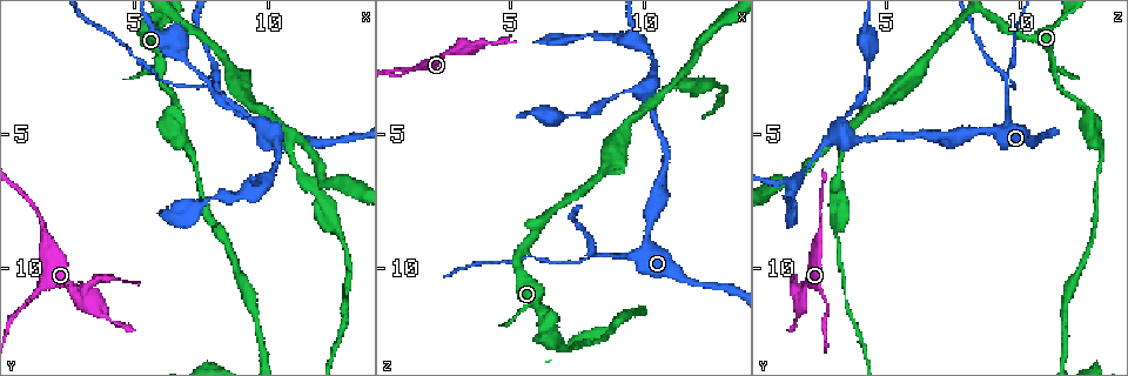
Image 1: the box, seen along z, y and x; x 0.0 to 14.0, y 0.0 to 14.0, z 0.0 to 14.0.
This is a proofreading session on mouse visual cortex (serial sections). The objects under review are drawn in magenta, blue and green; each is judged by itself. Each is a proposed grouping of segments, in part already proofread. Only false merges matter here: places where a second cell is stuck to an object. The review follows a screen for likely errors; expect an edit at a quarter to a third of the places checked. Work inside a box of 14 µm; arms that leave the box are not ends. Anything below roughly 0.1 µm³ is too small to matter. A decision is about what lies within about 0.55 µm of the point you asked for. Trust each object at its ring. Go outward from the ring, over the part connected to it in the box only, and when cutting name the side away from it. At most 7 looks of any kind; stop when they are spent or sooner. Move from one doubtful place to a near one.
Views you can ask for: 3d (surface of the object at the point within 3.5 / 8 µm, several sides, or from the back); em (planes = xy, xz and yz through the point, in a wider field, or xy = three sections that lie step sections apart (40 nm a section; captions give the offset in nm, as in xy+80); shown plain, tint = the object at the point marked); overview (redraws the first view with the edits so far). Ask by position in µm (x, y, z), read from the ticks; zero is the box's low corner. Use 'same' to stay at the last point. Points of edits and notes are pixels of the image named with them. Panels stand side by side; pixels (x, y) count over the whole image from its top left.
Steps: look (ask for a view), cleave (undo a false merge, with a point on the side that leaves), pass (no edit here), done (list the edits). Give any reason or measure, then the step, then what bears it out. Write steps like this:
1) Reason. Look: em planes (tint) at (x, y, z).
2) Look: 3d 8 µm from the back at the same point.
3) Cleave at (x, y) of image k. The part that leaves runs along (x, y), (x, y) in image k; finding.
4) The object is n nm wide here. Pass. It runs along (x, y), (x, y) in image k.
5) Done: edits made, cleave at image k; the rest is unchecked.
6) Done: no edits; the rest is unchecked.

Thick turns thin. Look: 3d 3.5 µm at (3.1, 11.2, 1.8).

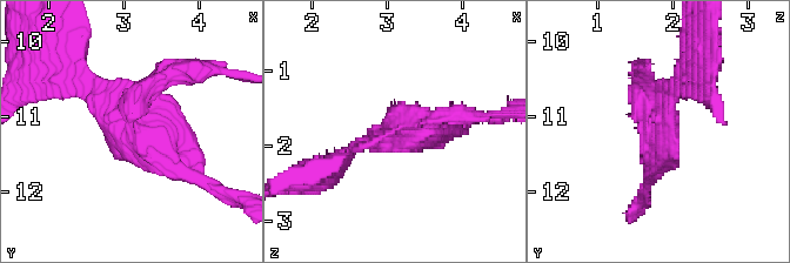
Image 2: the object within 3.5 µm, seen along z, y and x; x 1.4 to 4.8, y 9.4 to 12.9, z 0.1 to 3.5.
Look: em xy step 5 (tint) at (3.15, 11.10, 1.85).

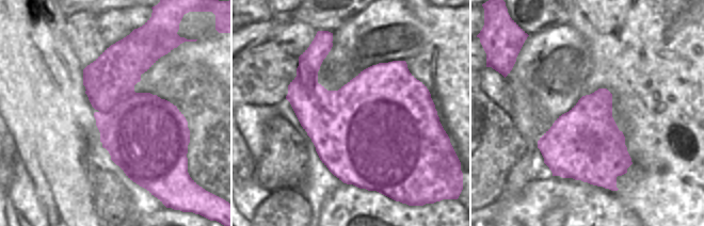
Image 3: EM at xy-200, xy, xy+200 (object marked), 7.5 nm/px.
Cleave at (181, 62) of image 2. The part that leaves runs along (138, 110), (174, 67), (232, 71) in image 2; a second cell is stuck on.

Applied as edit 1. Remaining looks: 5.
Calibre changes. Look: 3d 3.5 µm from the back at (1.4, 10.9, 2.6).

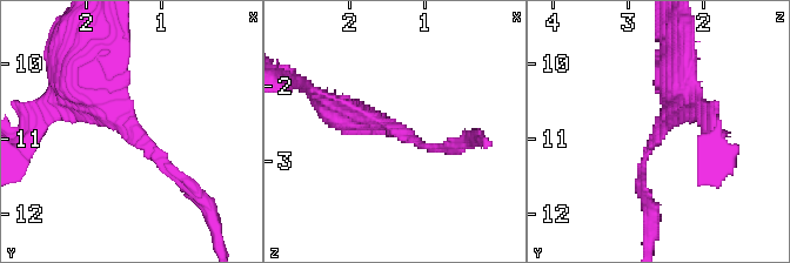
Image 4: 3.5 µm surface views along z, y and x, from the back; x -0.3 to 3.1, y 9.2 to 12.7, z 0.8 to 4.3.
Need the tissue. Look: em xy step 3 (plain) at (1.40, 10.90, 2.60).

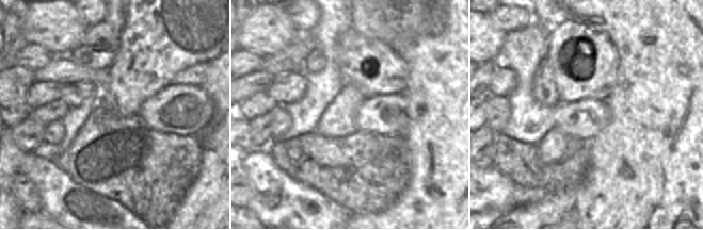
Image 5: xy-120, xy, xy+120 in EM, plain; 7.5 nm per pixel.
With the object marked. Look: em xy step 3 (tint) at the same point.

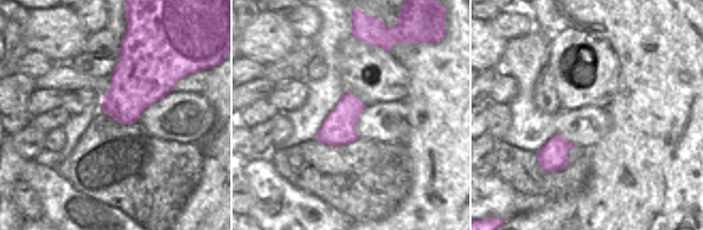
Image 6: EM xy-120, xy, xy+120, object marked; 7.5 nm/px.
Pass. It runs along (75, 75), (185, 183) in image 4; continuous, no second cell.

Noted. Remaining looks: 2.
Three arms meet. Look: 3d 8 µm at (8.1, 3.3, 9.5).

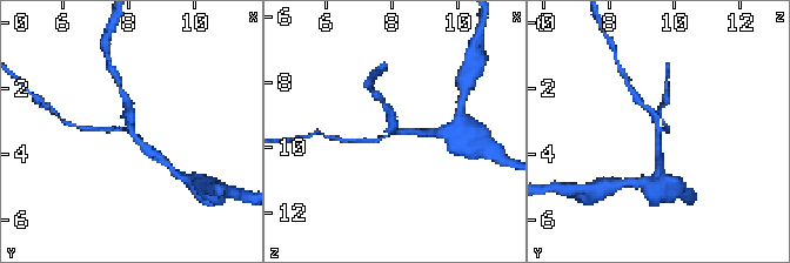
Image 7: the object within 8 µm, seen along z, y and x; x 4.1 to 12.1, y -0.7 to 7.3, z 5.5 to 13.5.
3 arms meet here; the arms are 150, 200, 200 nm wide. Look: em planes (tint) at (8.1, 3.3, 9.5).

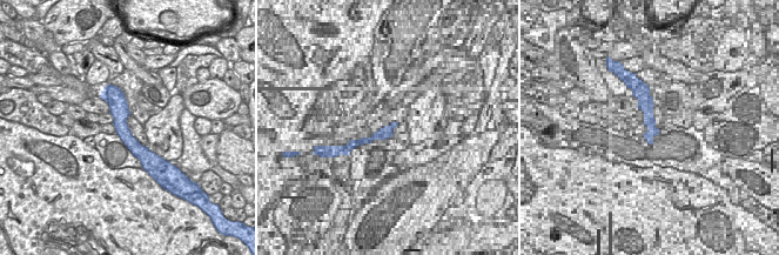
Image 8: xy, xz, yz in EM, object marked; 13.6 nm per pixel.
Pass. It runs along (154, 154), (129, 130), (129, 103) in image 7; one cell here.

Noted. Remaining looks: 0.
Done: edits made, cleave at image 2; the rest is unchecked.

